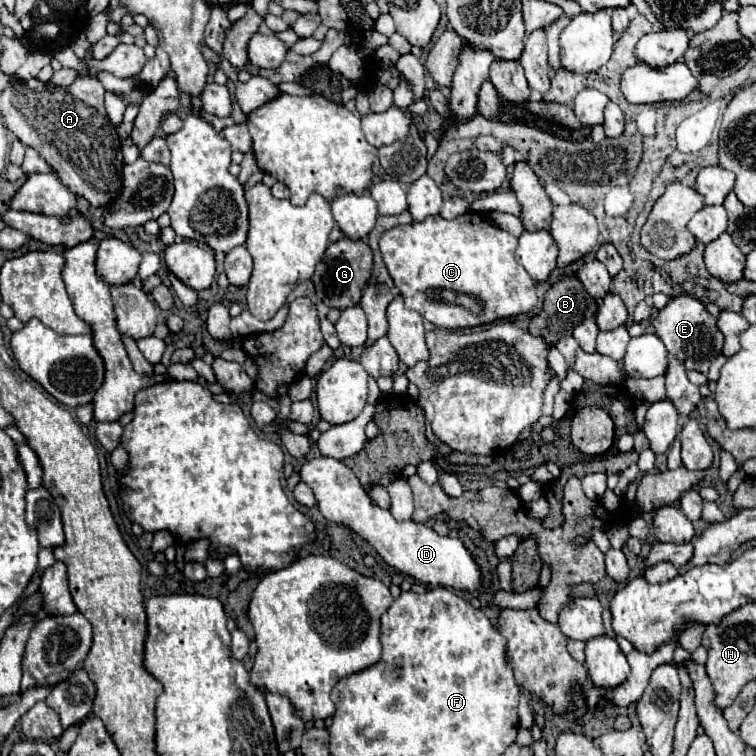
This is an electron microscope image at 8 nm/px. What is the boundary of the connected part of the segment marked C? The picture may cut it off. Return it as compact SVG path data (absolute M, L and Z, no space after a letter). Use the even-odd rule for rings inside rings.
M466 212L454 220L446 220L442 216L430 216L422 222L412 222L406 226L396 226L388 232L384 232L380 240L380 252L384 258L384 264L404 296L406 308L420 312L426 320L430 320L436 328L456 330L456 328L472 328L480 324L488 324L500 318L510 318L516 314L530 312L536 306L536 292L534 292L534 280L528 276L528 272L516 262L514 250L516 250L518 238L504 232L502 228L490 224L484 220L484 216L476 212ZM458 294L472 296L480 304L480 310L464 308L460 304Z

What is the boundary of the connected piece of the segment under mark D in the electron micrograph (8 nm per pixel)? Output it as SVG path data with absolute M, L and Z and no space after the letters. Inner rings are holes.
M330 456L314 458L302 466L300 478L310 484L318 500L318 510L326 520L344 524L360 534L382 556L382 560L398 572L410 574L412 578L430 586L456 590L474 590L480 586L480 570L458 538L440 536L428 524L418 524L412 520L400 522L392 518L390 510L384 510L370 500L356 474L340 460Z

